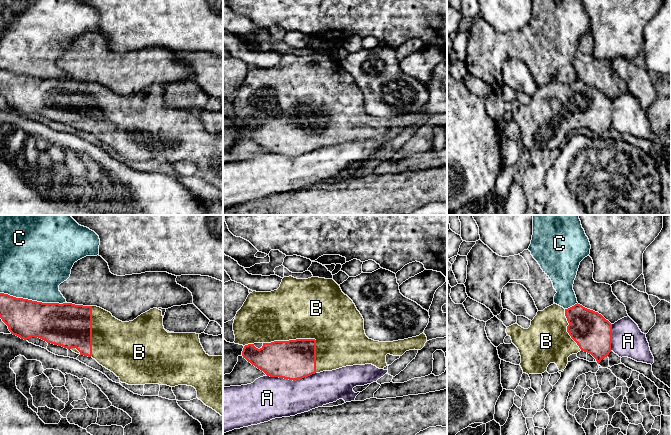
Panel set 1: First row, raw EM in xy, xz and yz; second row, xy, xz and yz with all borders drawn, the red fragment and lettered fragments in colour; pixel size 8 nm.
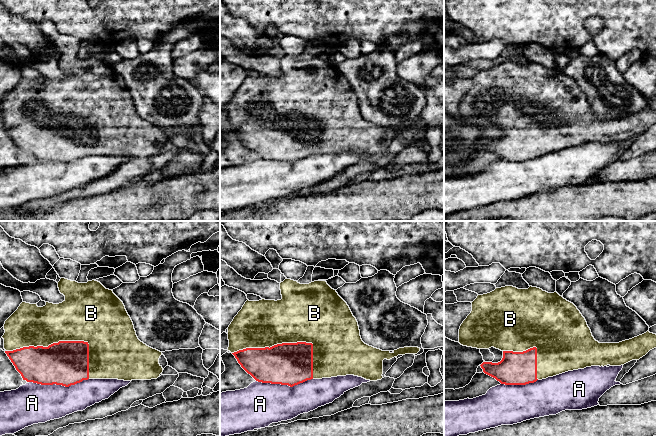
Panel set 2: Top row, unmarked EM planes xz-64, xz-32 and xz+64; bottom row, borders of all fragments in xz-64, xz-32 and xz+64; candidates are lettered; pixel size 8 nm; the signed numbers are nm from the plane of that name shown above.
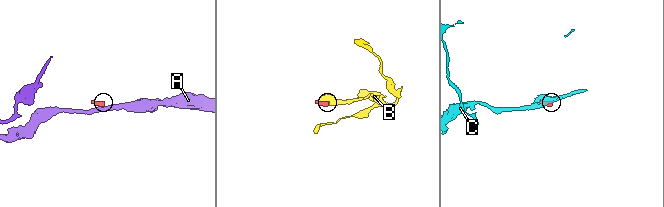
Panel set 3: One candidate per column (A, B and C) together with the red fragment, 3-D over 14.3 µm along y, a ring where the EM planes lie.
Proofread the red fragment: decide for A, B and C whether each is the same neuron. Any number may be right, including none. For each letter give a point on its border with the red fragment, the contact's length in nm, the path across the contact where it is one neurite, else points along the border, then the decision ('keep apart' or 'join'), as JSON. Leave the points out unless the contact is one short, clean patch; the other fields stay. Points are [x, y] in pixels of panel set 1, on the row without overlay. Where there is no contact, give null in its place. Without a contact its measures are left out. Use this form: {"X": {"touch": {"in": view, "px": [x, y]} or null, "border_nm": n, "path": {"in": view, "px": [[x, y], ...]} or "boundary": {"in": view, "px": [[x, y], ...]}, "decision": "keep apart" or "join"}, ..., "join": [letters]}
{"A": {"touch": {"in": "xz", "px": [291, 155]}, "border_nm": 400, "decision": "keep apart"}, "B": {"touch": {"in": "xz", "px": [305, 115]}, "border_nm": 500, "decision": "join"}, "C": {"touch": {"in": "xy", "px": [33, 77]}, "border_nm": 550, "decision": "keep apart"}, "join": ["B"]}

